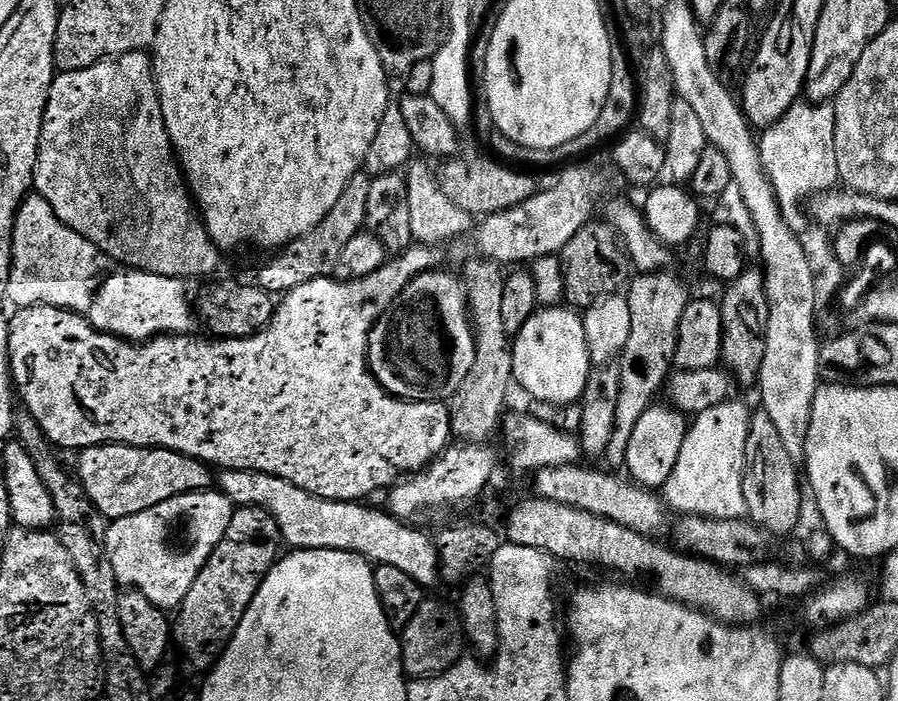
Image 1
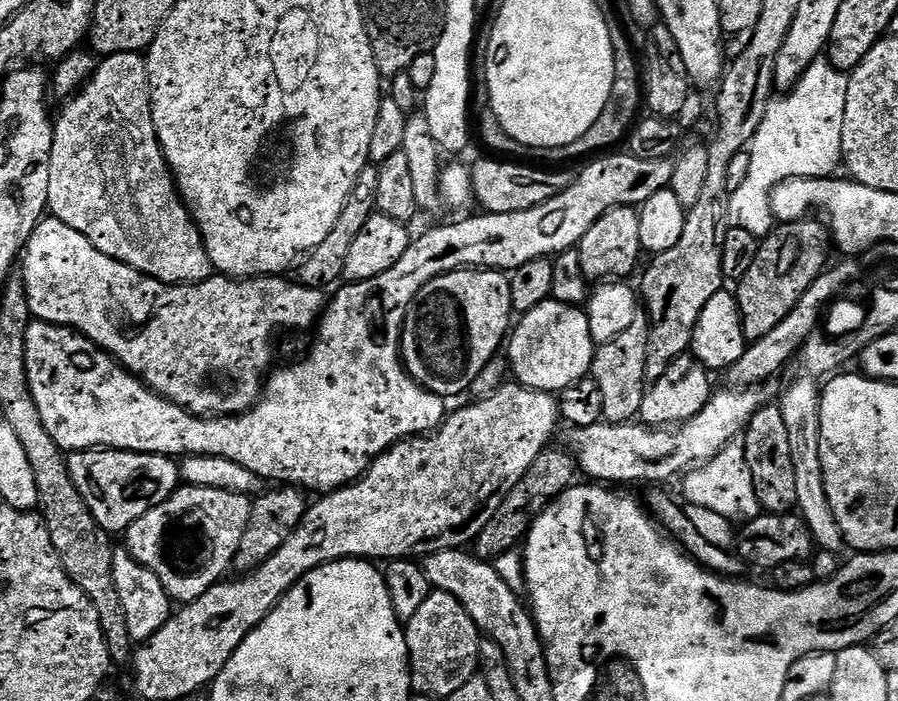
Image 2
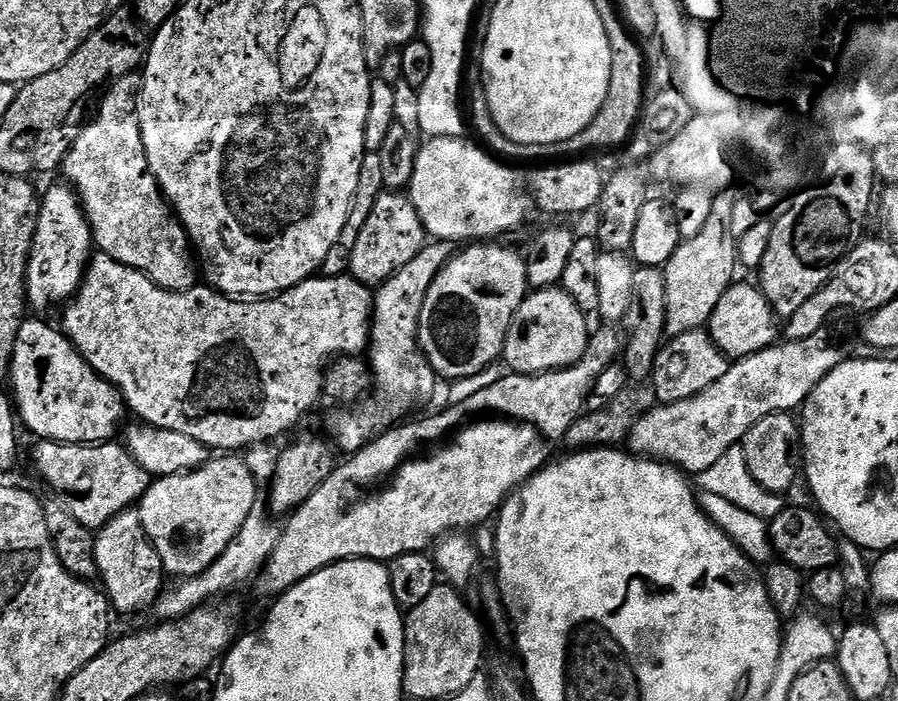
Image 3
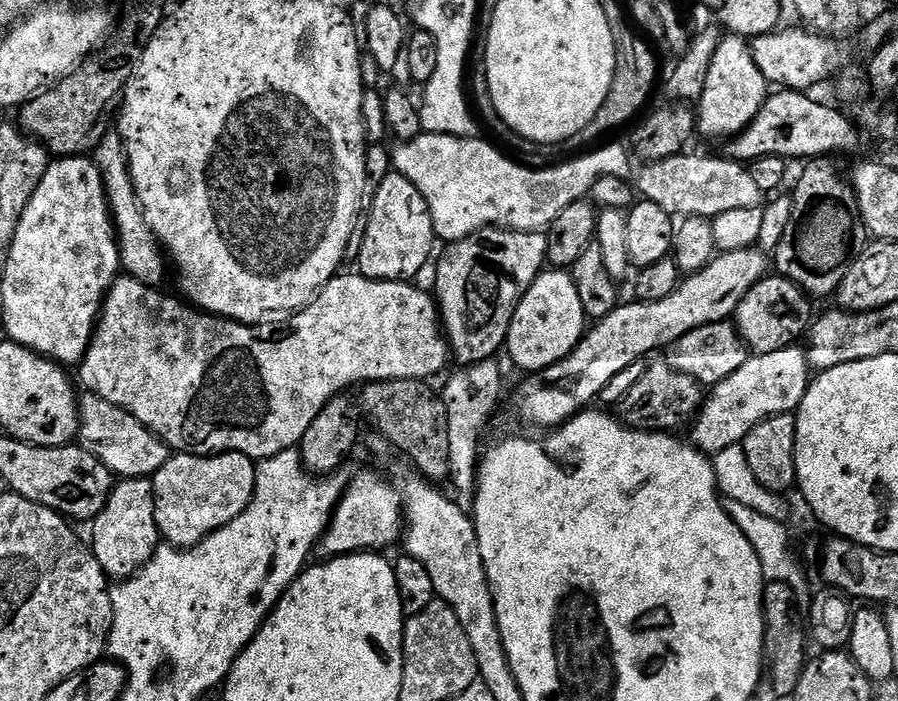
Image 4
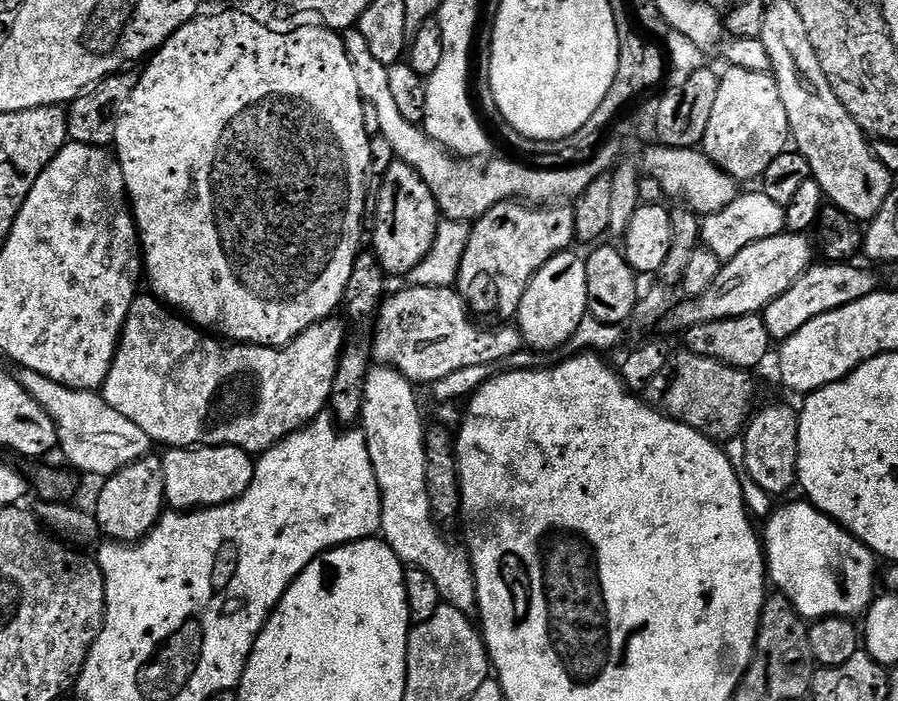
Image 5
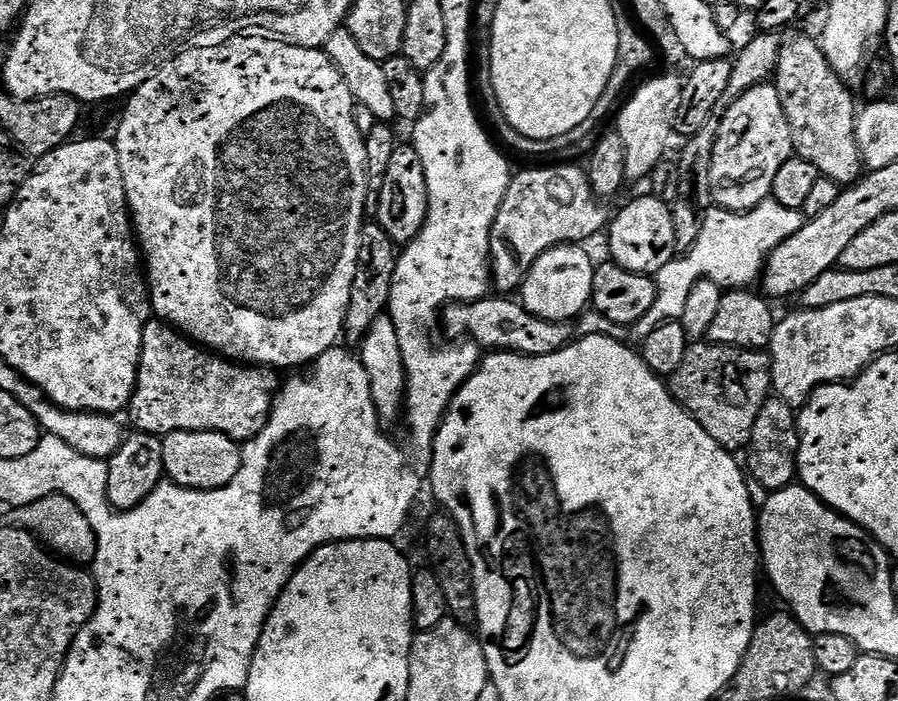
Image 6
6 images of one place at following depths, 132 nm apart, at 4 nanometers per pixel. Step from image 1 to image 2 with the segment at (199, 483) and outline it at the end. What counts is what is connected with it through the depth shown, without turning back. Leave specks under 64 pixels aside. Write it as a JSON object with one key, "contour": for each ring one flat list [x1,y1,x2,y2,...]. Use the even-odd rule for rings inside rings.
{"contour":[[85,450,73,452,67,457,67,474,77,495,88,507,96,520,97,528,103,530,107,524,125,524,127,528,138,517,146,514,161,498,172,495,181,483,178,464,173,457,155,456,149,452,118,452,115,450]]}

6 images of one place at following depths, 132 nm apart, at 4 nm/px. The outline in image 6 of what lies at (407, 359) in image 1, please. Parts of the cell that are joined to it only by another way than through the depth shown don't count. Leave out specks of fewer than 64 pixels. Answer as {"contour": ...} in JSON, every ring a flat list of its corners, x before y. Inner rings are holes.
{"contour":[[556,164,553,168,528,168,525,172,517,171,513,175,510,186,506,190,506,198,502,202,502,206,498,210,498,218,494,218,494,226,492,227,492,233,490,234,490,254,492,255,492,284,494,285,495,291,500,294,512,294,512,291,519,289,523,285,524,279,528,276,528,271,534,266,534,262,538,262,538,258,542,254,549,252,551,248,557,248,559,244,574,244,577,246,583,245,584,240,588,240,591,236,596,236,605,231,610,224,610,212,607,212,604,208,605,205,602,203,600,197,594,194,594,190,590,186,588,181,587,171,583,167,575,168,572,164]]}

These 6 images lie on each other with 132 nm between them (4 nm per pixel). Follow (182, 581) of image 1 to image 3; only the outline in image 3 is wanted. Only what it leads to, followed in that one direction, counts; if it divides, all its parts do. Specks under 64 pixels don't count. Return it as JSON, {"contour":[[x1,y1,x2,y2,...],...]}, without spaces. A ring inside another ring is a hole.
{"contour":[[224,454,219,458,221,460,216,460,216,458,209,459,208,463,202,465,201,468,195,468,192,472,184,472,180,476,162,476,153,479,148,485,147,494,144,495,143,500,139,501,138,513,142,524,142,530,158,554,158,558,162,560,164,571,169,577,180,576,176,578,191,578,193,576,202,575,208,567,224,553,226,546,230,546,230,542,234,542,238,530,242,530,242,522,246,522,246,518,250,518,250,510,254,510,254,506,258,502,258,496,256,496,256,480,252,477,251,470,248,469,242,461,235,460,237,458,235,455]]}

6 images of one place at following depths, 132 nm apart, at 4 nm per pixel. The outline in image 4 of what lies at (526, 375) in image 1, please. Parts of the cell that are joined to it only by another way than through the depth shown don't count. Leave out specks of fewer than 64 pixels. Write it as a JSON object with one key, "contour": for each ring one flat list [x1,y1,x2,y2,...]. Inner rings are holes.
{"contour":[[545,270,537,276,514,310,506,341,506,353,524,374,543,372,554,366,580,345,586,331,586,317,578,289,564,270]]}

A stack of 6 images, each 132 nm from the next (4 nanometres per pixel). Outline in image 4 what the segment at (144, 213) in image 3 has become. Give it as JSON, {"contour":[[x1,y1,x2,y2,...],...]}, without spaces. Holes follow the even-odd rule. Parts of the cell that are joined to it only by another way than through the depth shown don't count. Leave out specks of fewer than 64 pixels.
{"contour":[[109,131,108,135,102,138,102,142,98,147,96,147,95,150,94,162,100,167,100,173,102,174,102,178,104,179,104,193,108,196,108,211,112,213,112,223,116,225,116,239,120,241,120,262,123,271,127,273,127,275,133,276,135,280,141,280,143,284,149,286,160,286,160,283,162,283,164,280,164,260,166,264,166,256,161,249,160,241,156,239,155,234,152,233,152,231,150,230,150,226,146,222,144,211,142,211,140,208,140,203,138,202,138,198,136,197,136,191,134,190,134,186,132,185,132,175,128,172,128,156,124,152,124,141,120,139,119,131]]}

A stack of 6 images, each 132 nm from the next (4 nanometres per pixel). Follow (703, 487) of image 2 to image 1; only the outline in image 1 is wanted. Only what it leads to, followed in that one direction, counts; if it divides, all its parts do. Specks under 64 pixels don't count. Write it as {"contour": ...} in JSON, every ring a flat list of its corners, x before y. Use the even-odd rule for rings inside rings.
{"contour":[[733,398,722,406,714,406,714,410,706,410,689,423,674,474,670,474,662,489,669,509,677,508,680,514,735,520,748,516,744,497,744,459,752,414,751,407,747,408,739,398]]}

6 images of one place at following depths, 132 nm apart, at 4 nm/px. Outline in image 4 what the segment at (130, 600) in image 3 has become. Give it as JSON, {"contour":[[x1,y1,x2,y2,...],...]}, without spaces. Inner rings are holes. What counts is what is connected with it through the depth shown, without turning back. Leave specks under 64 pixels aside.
{"contour":[[125,477,121,479,112,489,106,506,91,521,92,540,90,547,92,553,98,558,98,566,113,581,129,580,130,577,143,570,148,565,150,558,162,543,162,537,158,530,157,520,154,518,153,486,151,479,147,477]]}

